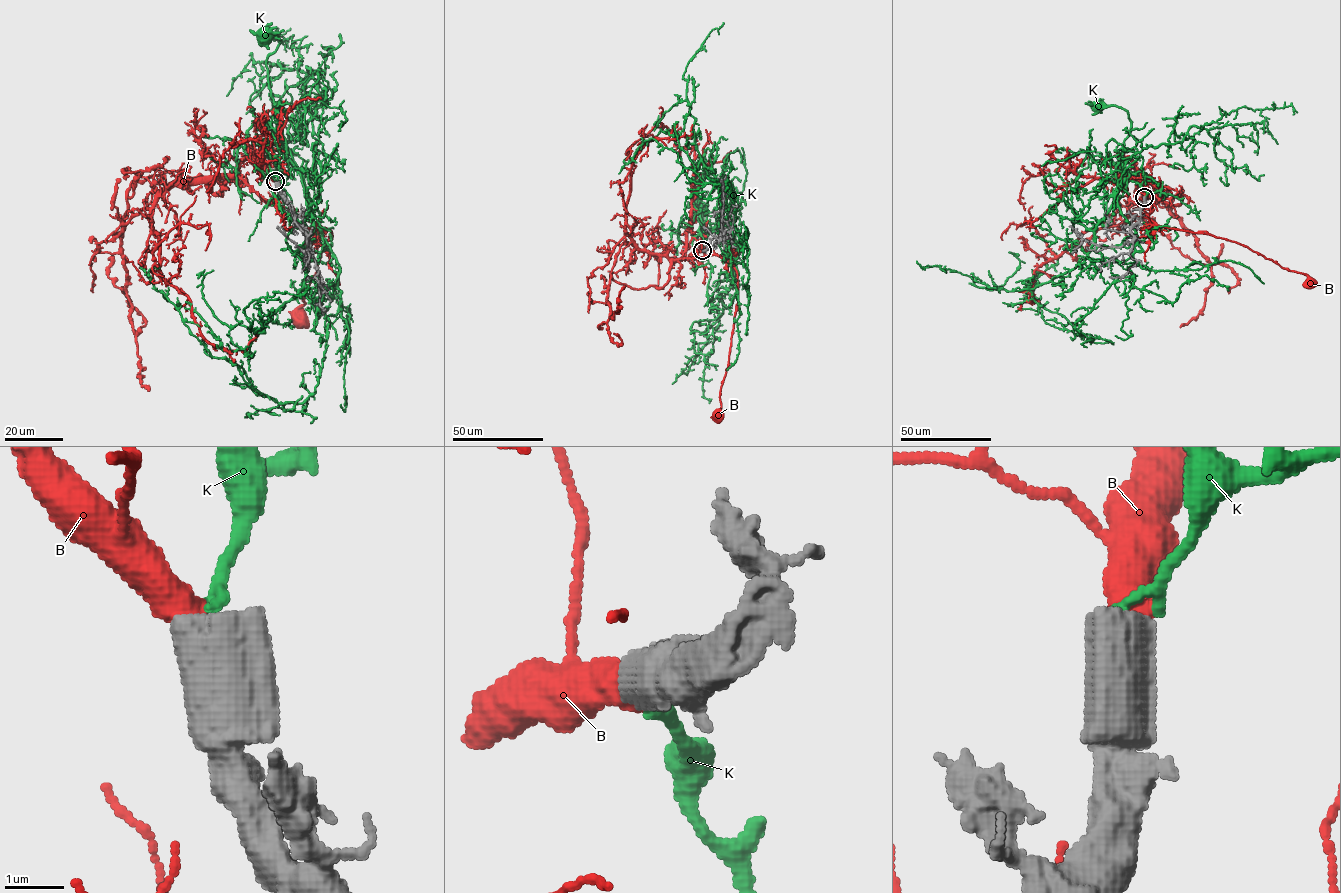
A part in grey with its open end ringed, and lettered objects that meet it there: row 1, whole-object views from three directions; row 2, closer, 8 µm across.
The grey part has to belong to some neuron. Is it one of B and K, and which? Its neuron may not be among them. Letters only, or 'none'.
B

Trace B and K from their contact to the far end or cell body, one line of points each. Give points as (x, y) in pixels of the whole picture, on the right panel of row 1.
B: (1144, 197), (1146, 187), (1152, 183), (1149, 217), (1158, 225), (1239, 243), (1282, 267), (1306, 274), (1312, 285)
K: (1144, 197), (1147, 192), (1120, 168), (1129, 176), (1122, 157), (1128, 113), (1097, 105)

